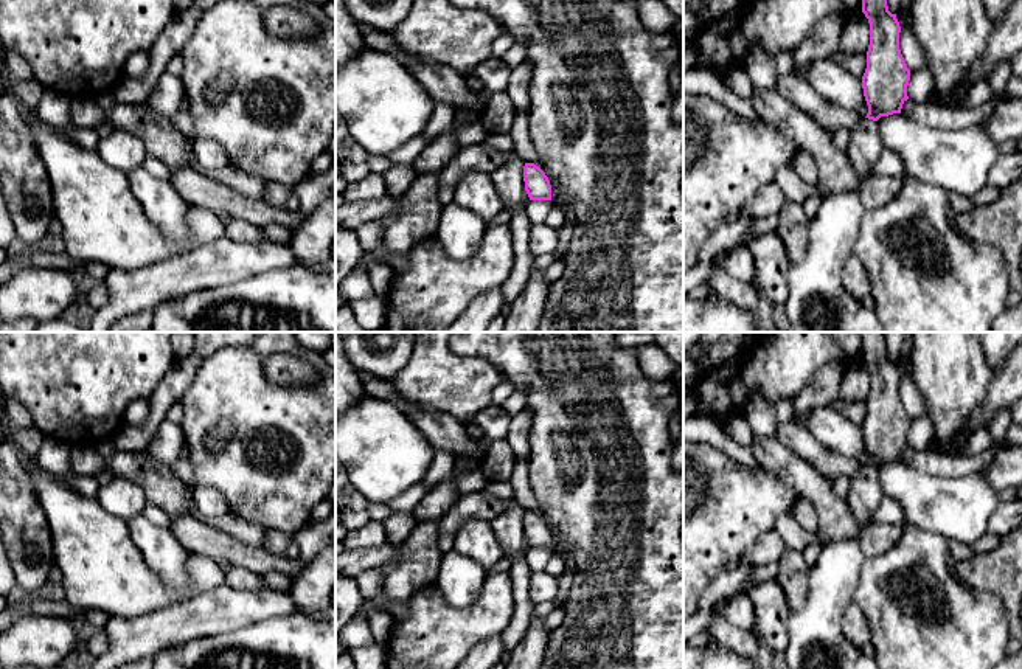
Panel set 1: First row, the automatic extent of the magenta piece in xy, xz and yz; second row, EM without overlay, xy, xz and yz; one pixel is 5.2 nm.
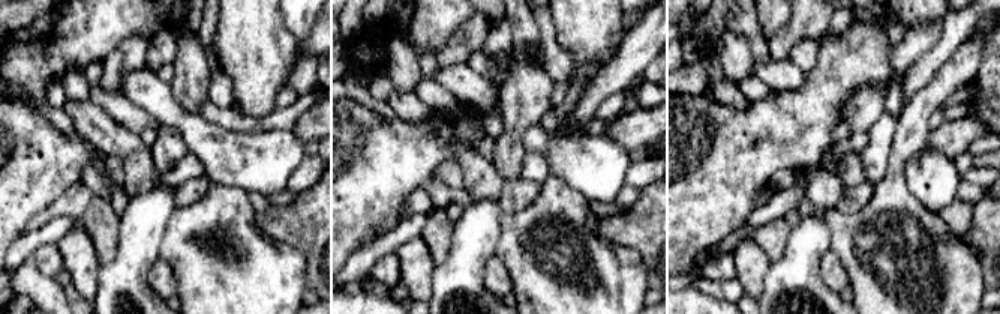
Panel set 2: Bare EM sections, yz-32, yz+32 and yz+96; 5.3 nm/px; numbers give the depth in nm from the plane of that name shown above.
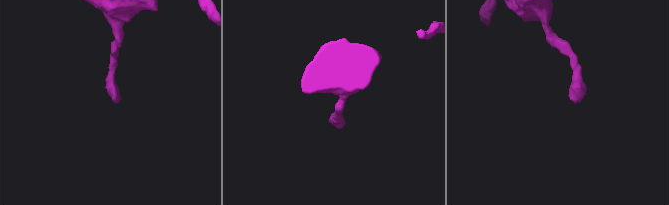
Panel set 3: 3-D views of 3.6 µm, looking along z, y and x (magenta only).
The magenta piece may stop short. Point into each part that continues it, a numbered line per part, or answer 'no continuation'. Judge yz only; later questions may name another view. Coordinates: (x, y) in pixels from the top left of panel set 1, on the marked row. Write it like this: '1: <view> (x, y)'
1: yz (865, 146)

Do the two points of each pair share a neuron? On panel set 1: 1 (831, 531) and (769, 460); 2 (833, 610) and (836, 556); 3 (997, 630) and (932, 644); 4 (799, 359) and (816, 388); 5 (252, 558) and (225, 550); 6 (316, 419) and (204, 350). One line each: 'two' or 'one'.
1: one
2: one
3: one
4: two
5: one
6: two

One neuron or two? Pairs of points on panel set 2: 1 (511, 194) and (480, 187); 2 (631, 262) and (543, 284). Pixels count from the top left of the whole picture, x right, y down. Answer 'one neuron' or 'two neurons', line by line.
1: two neurons
2: one neuron

